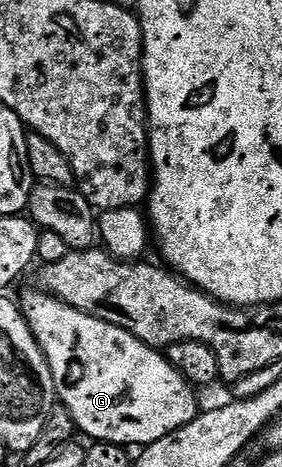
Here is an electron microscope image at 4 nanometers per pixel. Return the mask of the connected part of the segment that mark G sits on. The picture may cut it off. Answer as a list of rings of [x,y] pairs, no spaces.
[[[48,295],[40,296],[20,298],[19,308],[51,367],[60,404],[73,416],[74,426],[93,437],[89,439],[106,445],[144,447],[171,436],[176,429],[197,418],[199,406],[193,394],[196,393],[194,386],[171,367],[162,350],[135,339],[123,327],[88,317],[83,311]]]

